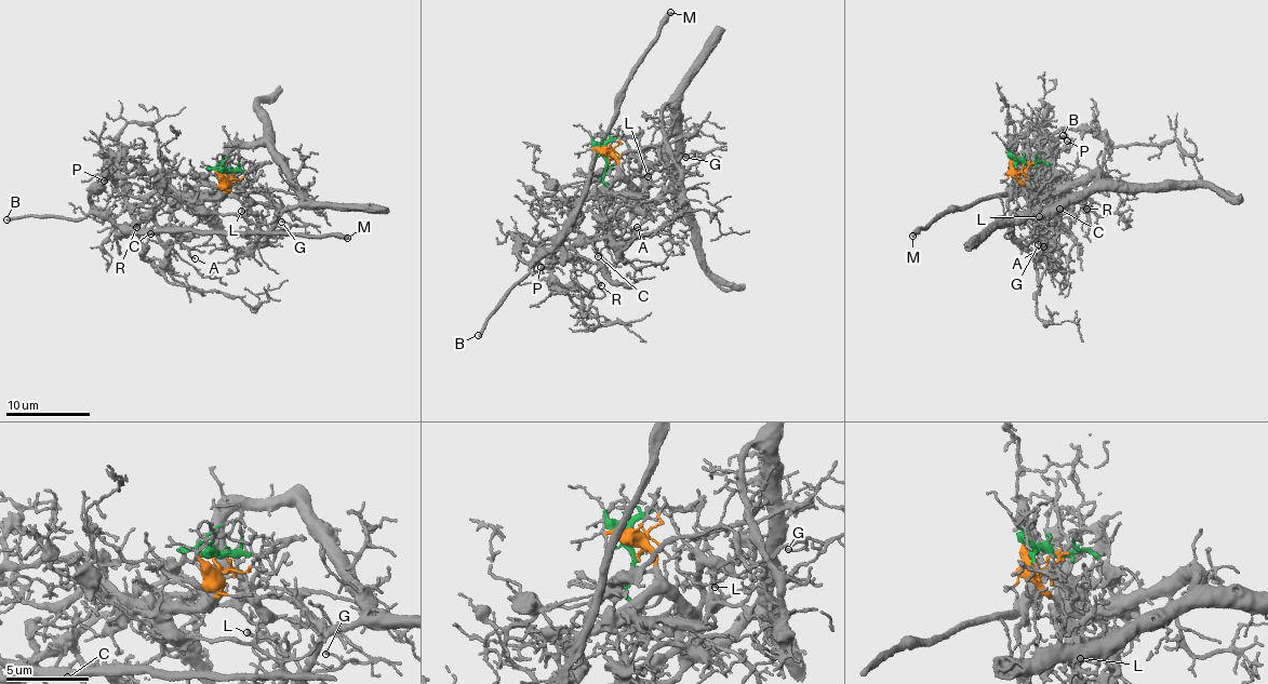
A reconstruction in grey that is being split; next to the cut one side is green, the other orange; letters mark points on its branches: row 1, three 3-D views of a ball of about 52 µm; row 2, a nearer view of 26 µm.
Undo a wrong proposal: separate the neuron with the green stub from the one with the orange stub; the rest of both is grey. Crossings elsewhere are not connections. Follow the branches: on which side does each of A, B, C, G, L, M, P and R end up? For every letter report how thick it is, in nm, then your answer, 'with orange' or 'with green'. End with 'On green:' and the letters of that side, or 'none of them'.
A: calibre 140 nm; with green
B: calibre 240 nm; with green
C: calibre 110 nm; with green
G: calibre 120 nm; with orange
L: calibre 100 nm; with orange
M: calibre 360 nm; with green
P: calibre 90 nm; with green
R: calibre 360 nm; with green
On green: A, B, C, M, P, R

